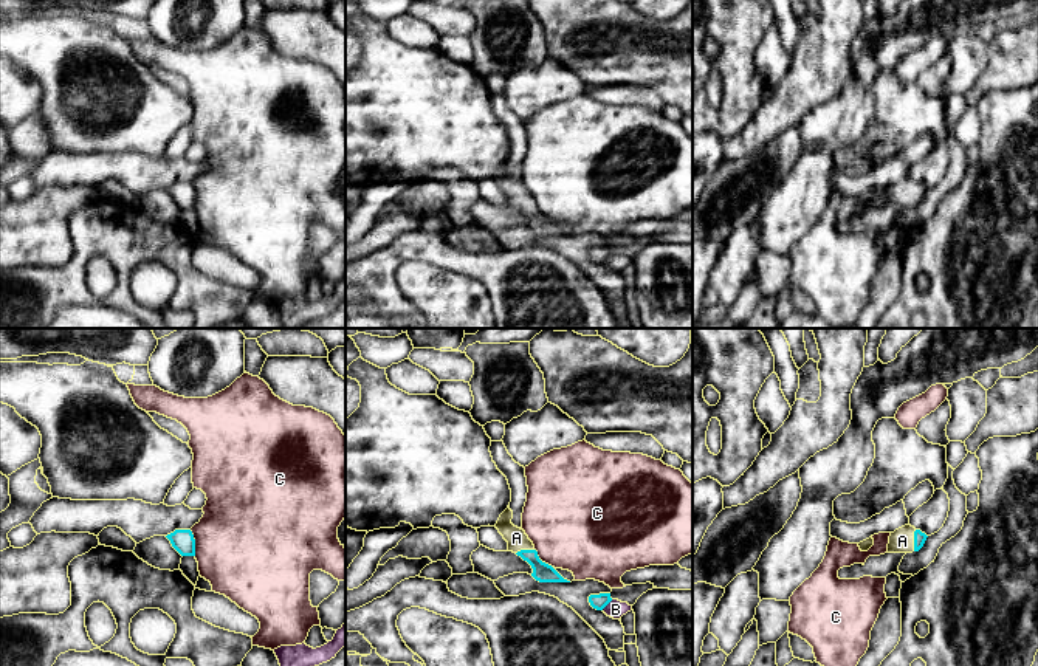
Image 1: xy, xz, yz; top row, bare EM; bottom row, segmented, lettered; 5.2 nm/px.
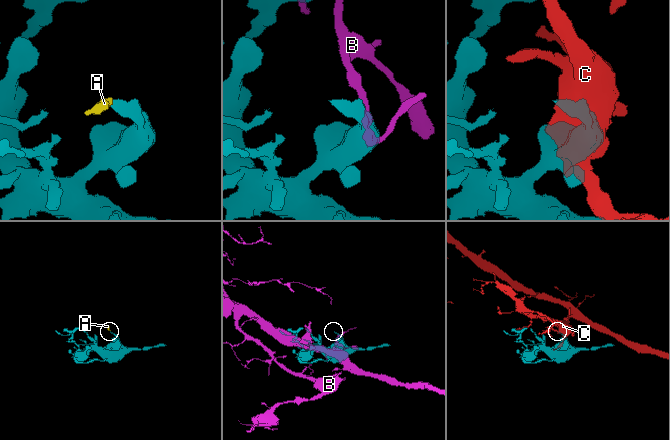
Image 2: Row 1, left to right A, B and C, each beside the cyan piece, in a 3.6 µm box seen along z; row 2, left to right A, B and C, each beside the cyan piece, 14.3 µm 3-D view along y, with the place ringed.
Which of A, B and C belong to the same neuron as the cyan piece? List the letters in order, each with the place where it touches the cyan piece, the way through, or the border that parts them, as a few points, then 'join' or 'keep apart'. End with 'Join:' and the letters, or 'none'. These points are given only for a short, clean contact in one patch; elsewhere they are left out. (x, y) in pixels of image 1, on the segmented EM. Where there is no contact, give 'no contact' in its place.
A: meets cyan in yz at (914, 541); join
B: meets cyan in xz at (606, 604); border along xz (612, 600), (601, 609); keep apart
C: meets cyan in xy at (194, 542); keep apart
Join: A

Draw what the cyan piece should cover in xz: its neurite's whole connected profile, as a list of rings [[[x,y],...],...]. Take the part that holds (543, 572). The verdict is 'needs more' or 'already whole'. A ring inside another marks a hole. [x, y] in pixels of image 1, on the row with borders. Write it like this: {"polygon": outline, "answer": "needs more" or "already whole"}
{"polygon": [[[508,508],[500,514],[494,525],[504,539],[508,542],[508,551],[516,553],[527,561],[533,573],[531,576],[539,582],[570,582],[564,579],[552,565],[542,562],[534,550],[533,542],[528,539],[524,530],[511,524],[513,511]]], "answer": "needs more"}

